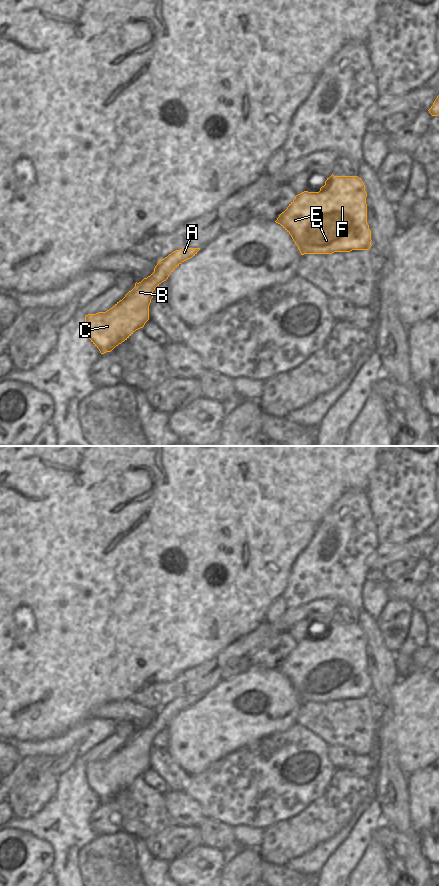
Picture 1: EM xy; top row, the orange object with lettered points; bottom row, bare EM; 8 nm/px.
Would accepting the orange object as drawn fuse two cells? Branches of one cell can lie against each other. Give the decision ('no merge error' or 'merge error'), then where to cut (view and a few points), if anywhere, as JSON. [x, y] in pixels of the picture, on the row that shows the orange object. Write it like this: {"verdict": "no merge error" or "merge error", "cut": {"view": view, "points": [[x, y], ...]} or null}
{"verdict": "no merge error", "cut": null}

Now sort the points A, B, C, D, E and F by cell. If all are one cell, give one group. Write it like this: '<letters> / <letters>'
A B C D E F

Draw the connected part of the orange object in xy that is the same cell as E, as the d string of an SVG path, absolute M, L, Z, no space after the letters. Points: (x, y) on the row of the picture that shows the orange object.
M332 174L319 192L304 191L296 195L275 222L291 235L301 255L369 250L372 240L367 223L366 197L361 178Z

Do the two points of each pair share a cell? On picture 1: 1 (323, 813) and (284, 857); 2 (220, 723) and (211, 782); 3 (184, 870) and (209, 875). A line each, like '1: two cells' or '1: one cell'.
1: one cell
2: two cells
3: one cell

